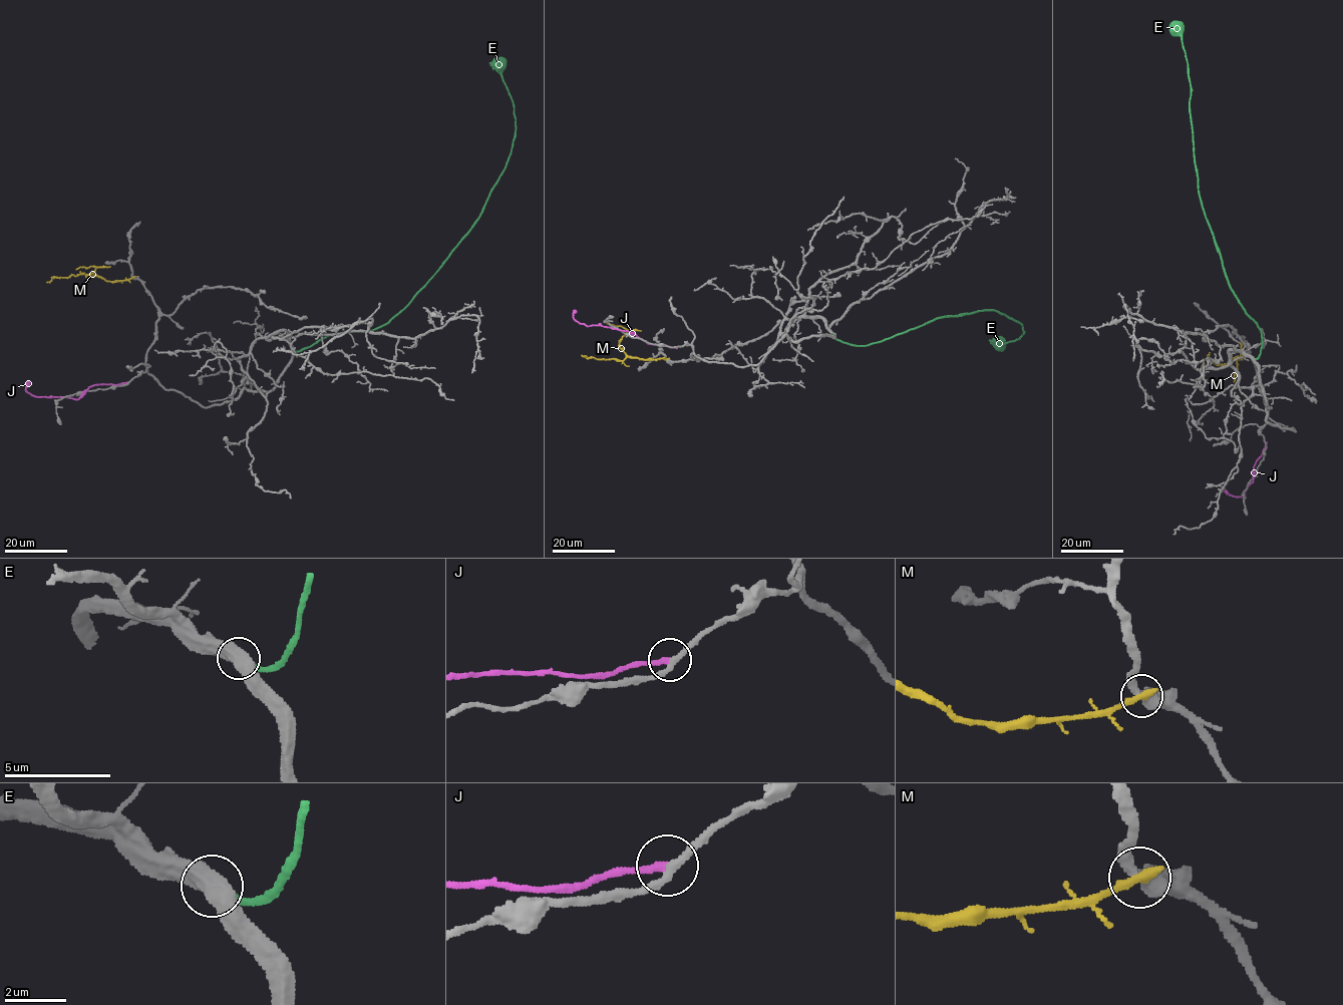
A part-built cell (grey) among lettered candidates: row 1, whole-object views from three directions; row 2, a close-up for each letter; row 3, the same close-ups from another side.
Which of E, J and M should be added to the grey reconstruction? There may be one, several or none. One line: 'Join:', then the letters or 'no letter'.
Join: E

